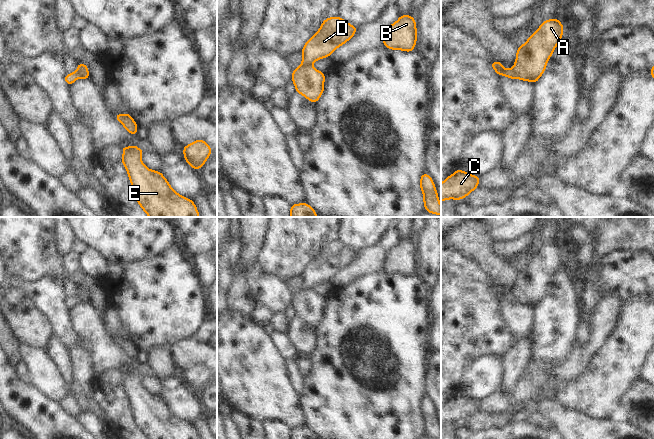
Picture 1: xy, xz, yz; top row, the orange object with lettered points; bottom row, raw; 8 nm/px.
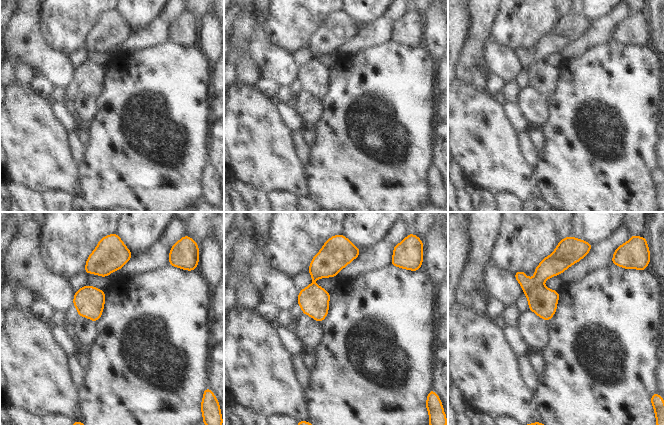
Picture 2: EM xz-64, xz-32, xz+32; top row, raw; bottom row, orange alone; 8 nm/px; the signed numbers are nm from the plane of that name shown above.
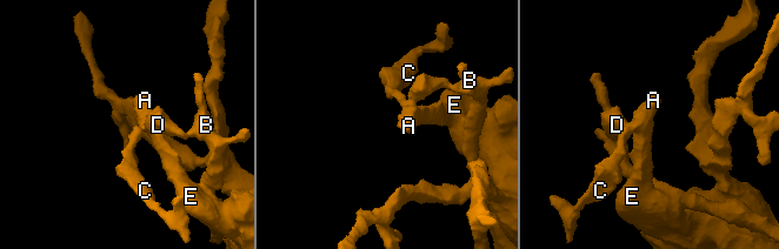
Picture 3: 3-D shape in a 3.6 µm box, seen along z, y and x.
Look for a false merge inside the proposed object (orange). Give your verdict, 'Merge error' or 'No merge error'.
Merge error

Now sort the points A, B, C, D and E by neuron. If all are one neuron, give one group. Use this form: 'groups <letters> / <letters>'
groups A E / B C D

